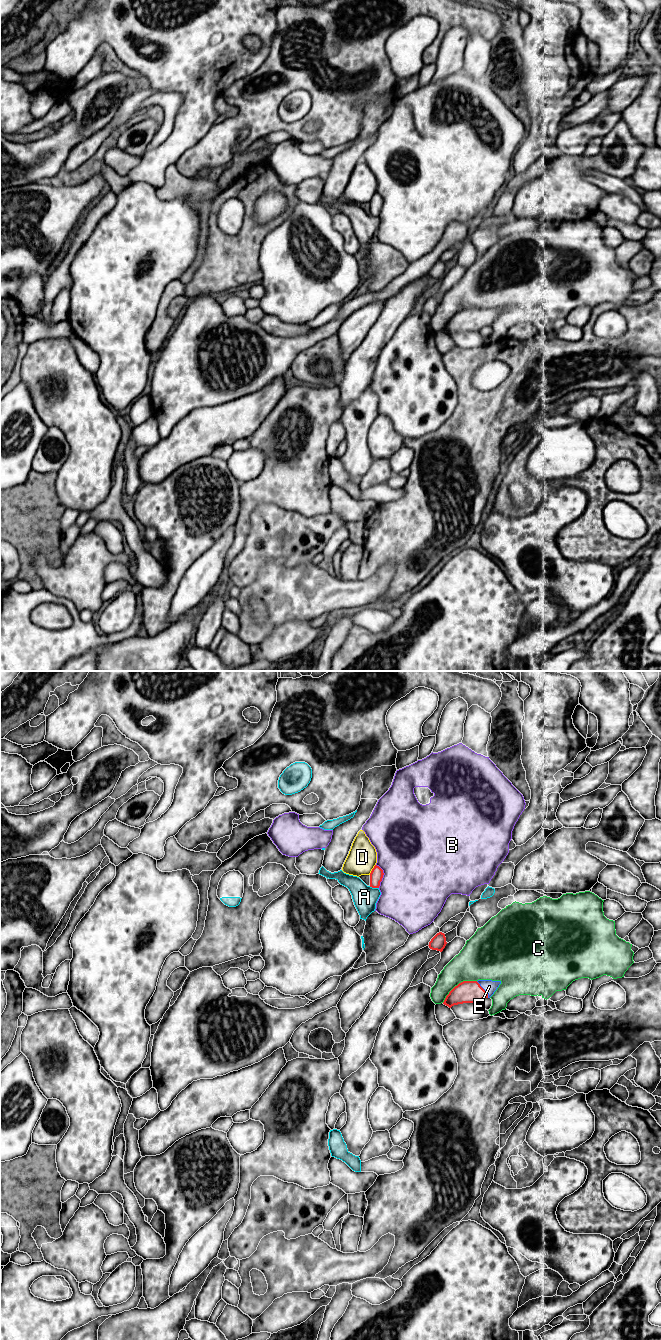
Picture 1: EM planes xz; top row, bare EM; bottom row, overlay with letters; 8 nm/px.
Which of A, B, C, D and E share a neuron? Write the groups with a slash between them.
A / B / C / D / E

